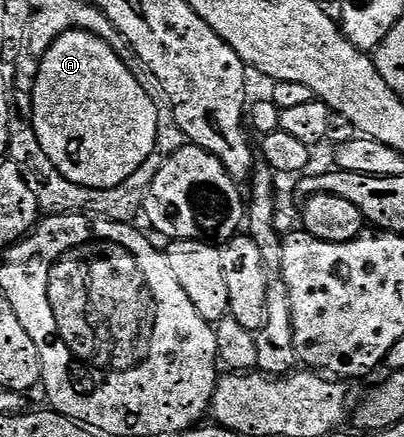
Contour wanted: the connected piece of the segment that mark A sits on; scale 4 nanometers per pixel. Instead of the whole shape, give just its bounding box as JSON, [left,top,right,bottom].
[30,28,158,188]

